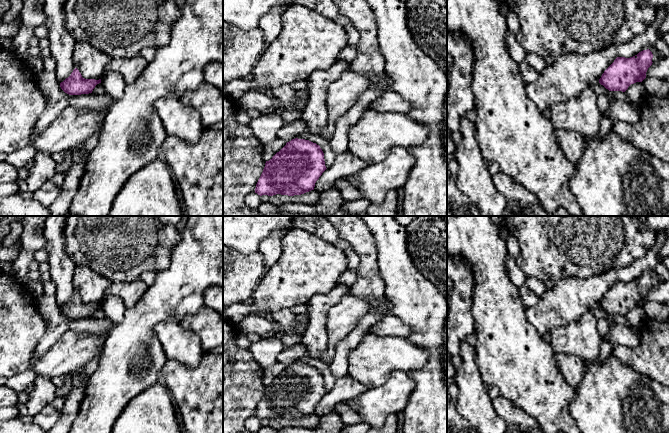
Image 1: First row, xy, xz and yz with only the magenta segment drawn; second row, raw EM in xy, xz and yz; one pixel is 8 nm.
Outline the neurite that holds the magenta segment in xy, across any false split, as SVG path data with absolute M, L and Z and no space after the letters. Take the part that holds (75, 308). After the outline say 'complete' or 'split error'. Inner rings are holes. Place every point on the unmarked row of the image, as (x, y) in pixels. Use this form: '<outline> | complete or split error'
M75 292L71 299L60 307L60 311L69 319L81 319L92 317L95 310L99 307L101 307L101 303L85 303L79 294Z | complete

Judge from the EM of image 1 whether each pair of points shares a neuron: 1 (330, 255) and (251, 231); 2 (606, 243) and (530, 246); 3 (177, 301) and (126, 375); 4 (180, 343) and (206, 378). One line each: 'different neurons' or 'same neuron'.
1: different neurons
2: same neuron
3: same neuron
4: different neurons

